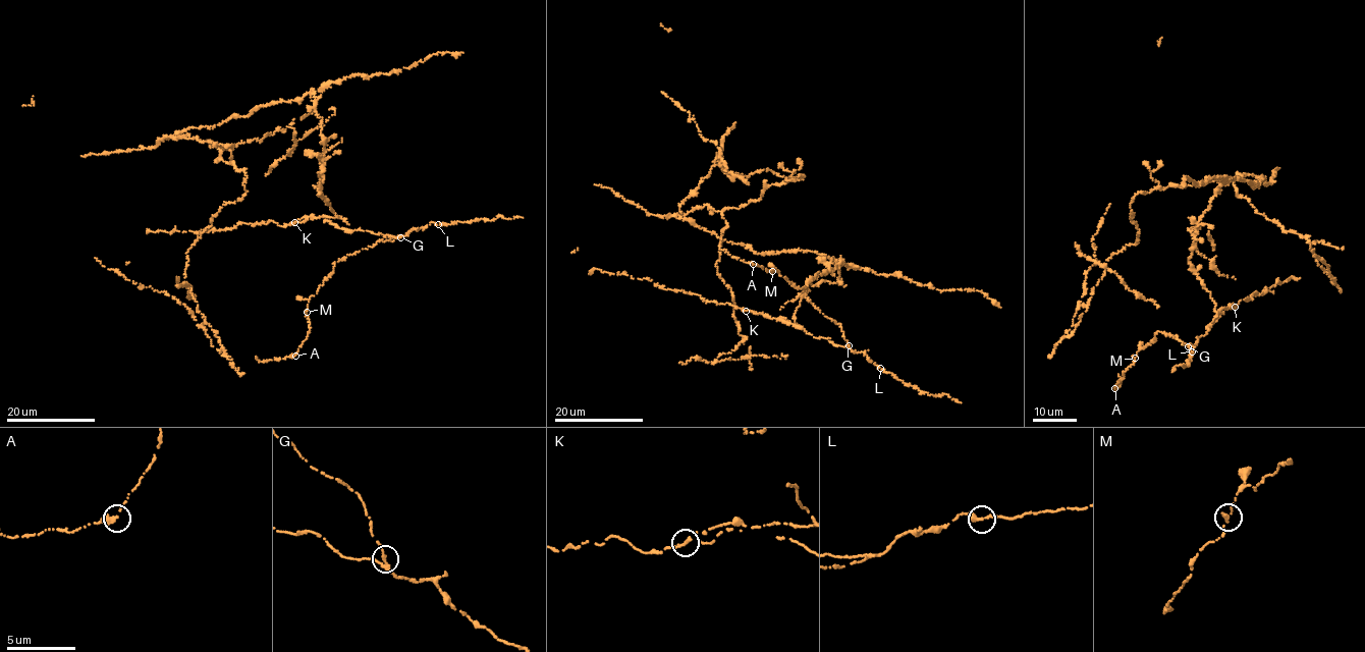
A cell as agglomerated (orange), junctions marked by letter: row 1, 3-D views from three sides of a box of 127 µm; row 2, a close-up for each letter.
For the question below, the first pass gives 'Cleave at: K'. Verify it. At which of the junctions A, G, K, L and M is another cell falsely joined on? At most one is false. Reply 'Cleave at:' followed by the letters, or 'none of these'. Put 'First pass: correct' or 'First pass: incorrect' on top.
First pass: correct
Cleave at: K

